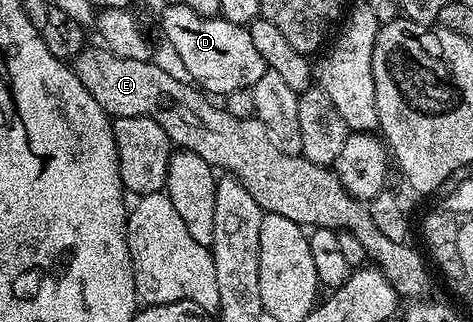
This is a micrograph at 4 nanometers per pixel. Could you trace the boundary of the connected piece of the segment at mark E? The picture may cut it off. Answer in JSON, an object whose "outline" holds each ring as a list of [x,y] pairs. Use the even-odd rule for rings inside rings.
{"outline":[[[85,45],[74,59],[74,69],[82,88],[102,104],[112,118],[146,116],[154,124],[162,124],[173,147],[189,150],[220,172],[231,172],[240,179],[250,196],[258,200],[260,209],[286,216],[303,228],[330,228],[358,236],[365,255],[390,280],[401,299],[416,300],[428,290],[429,263],[408,242],[390,240],[374,225],[367,205],[358,201],[338,180],[335,169],[306,160],[303,154],[287,154],[270,140],[266,124],[258,119],[230,116],[223,105],[216,106],[205,91],[175,78],[163,70],[156,60],[126,60],[103,45]]]}

